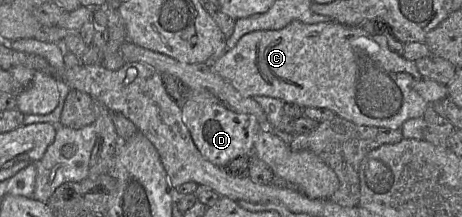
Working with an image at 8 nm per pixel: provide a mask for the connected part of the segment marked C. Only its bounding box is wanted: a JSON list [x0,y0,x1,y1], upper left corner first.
[210,20,429,129]

